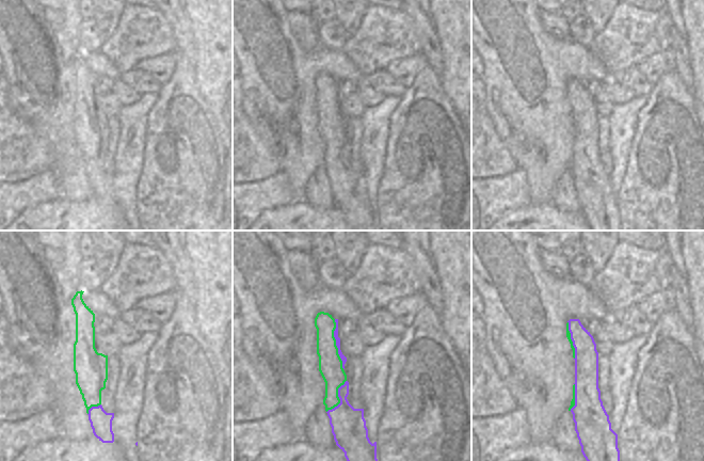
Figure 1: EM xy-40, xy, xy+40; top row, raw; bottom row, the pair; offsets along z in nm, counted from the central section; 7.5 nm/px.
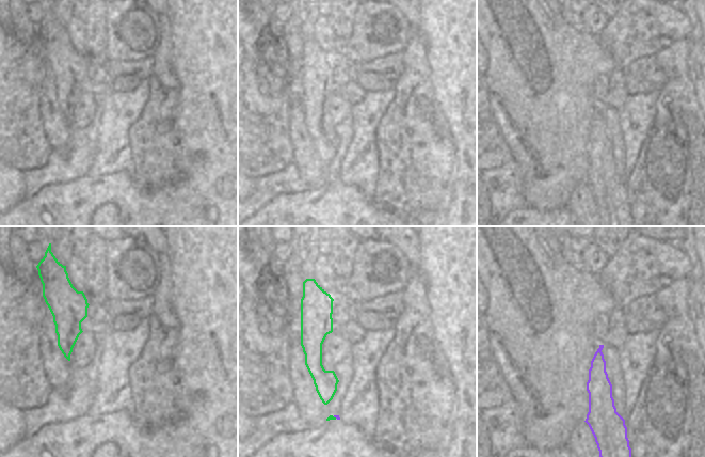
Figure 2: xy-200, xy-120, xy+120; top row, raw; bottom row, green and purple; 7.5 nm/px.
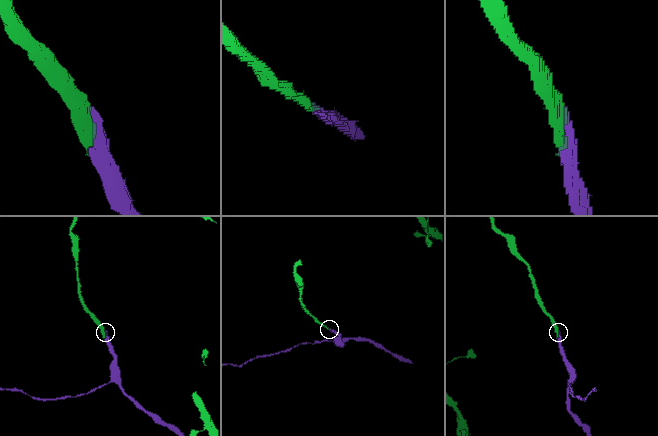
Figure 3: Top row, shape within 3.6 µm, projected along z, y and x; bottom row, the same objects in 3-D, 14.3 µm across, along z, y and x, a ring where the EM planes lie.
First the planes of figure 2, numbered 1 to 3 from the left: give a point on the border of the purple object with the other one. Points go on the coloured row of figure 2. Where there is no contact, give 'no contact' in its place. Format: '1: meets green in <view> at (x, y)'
1: no contact
2: meets green in xy-120 at (335, 418)
3: no contact

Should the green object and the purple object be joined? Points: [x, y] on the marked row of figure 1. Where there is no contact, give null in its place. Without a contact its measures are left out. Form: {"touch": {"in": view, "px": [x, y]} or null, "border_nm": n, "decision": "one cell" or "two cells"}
{"touch": {"in": "xy", "px": [335, 344]}, "border_nm": 380, "decision": "one cell"}

